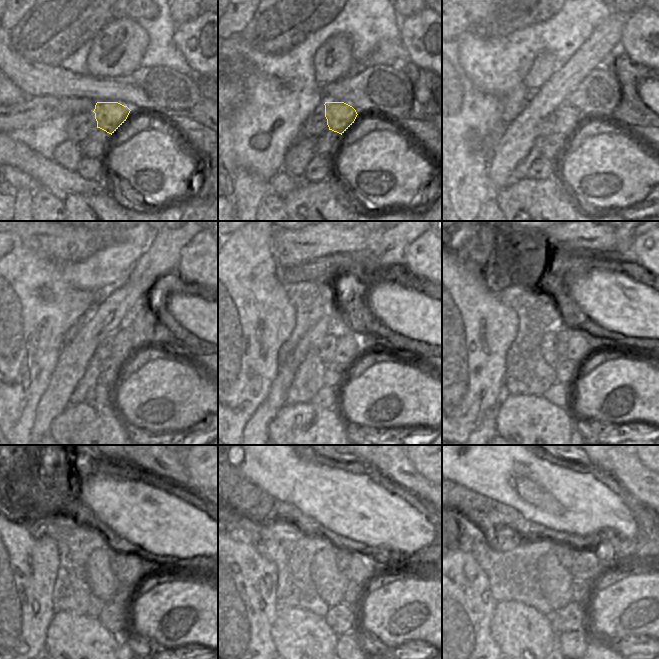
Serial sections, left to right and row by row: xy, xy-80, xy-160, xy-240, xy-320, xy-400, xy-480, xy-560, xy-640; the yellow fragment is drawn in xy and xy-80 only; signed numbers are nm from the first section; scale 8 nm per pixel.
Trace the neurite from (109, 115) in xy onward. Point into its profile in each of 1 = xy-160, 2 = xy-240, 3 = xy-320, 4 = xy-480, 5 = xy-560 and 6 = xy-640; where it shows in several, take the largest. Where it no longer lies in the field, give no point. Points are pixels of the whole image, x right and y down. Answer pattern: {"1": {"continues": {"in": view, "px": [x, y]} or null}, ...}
{"1": {"continues": {"in": "xy-160", "px": [568, 117]}}, "2": {"continues": {"in": "xy-240", "px": [124, 343]}}, "3": {"continues": {"in": "xy-320", "px": [348, 347]}}, "4": {"continues": {"in": "xy-480", "px": [131, 573]}}, "5": {"continues": {"in": "xy-560", "px": [360, 569]}}, "6": {"continues": {"in": "xy-640", "px": [588, 563]}}}

